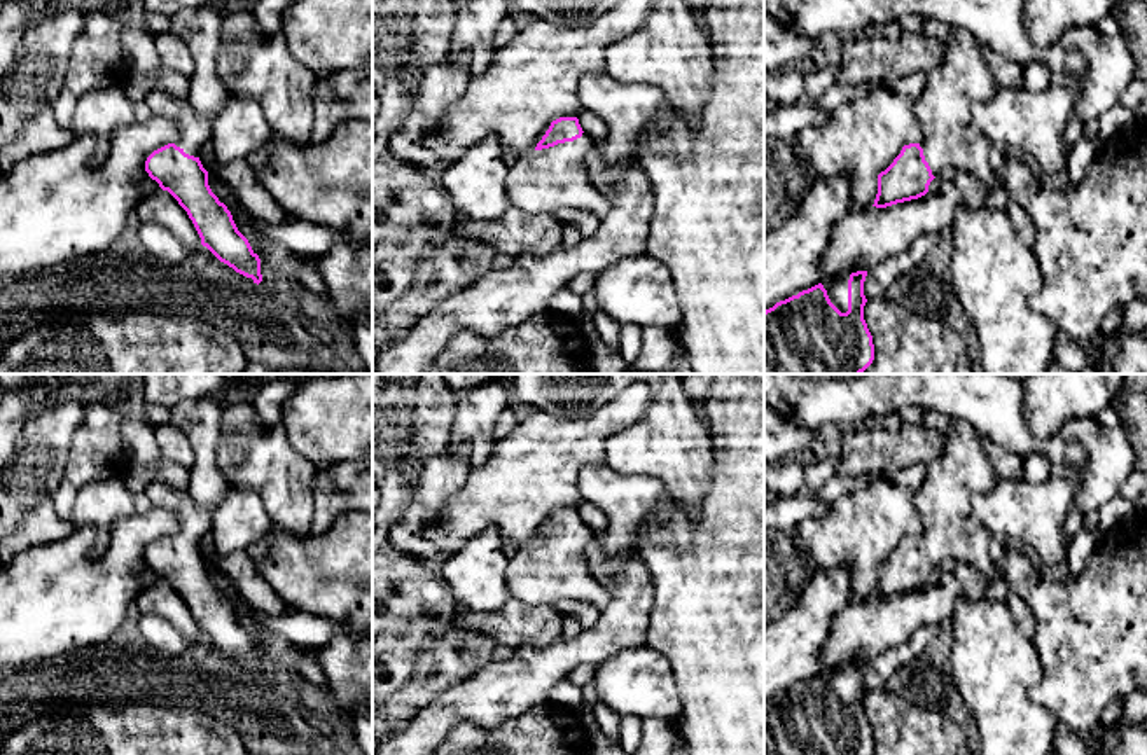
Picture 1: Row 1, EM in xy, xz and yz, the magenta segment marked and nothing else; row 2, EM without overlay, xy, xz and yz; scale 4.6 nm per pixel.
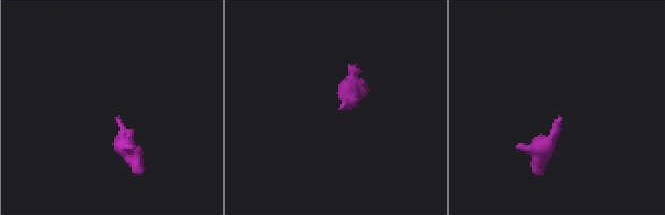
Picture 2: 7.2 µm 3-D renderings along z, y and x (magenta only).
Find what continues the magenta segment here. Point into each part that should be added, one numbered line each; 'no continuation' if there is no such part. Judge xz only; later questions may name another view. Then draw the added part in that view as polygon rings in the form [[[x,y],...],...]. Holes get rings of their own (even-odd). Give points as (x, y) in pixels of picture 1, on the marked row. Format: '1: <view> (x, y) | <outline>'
1: xz (546, 180) | [[[584,131],[574,142],[521,152],[507,173],[507,199],[512,208],[539,215],[561,208],[608,213],[608,197],[589,180],[586,161],[598,143]]]

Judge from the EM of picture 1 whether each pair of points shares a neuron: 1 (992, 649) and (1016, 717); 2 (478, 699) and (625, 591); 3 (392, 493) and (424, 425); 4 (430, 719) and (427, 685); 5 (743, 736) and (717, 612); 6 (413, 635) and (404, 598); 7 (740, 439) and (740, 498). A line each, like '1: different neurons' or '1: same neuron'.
1: same neuron
2: same neuron
3: same neuron
4: different neurons
5: same neuron
6: same neuron
7: same neuron

